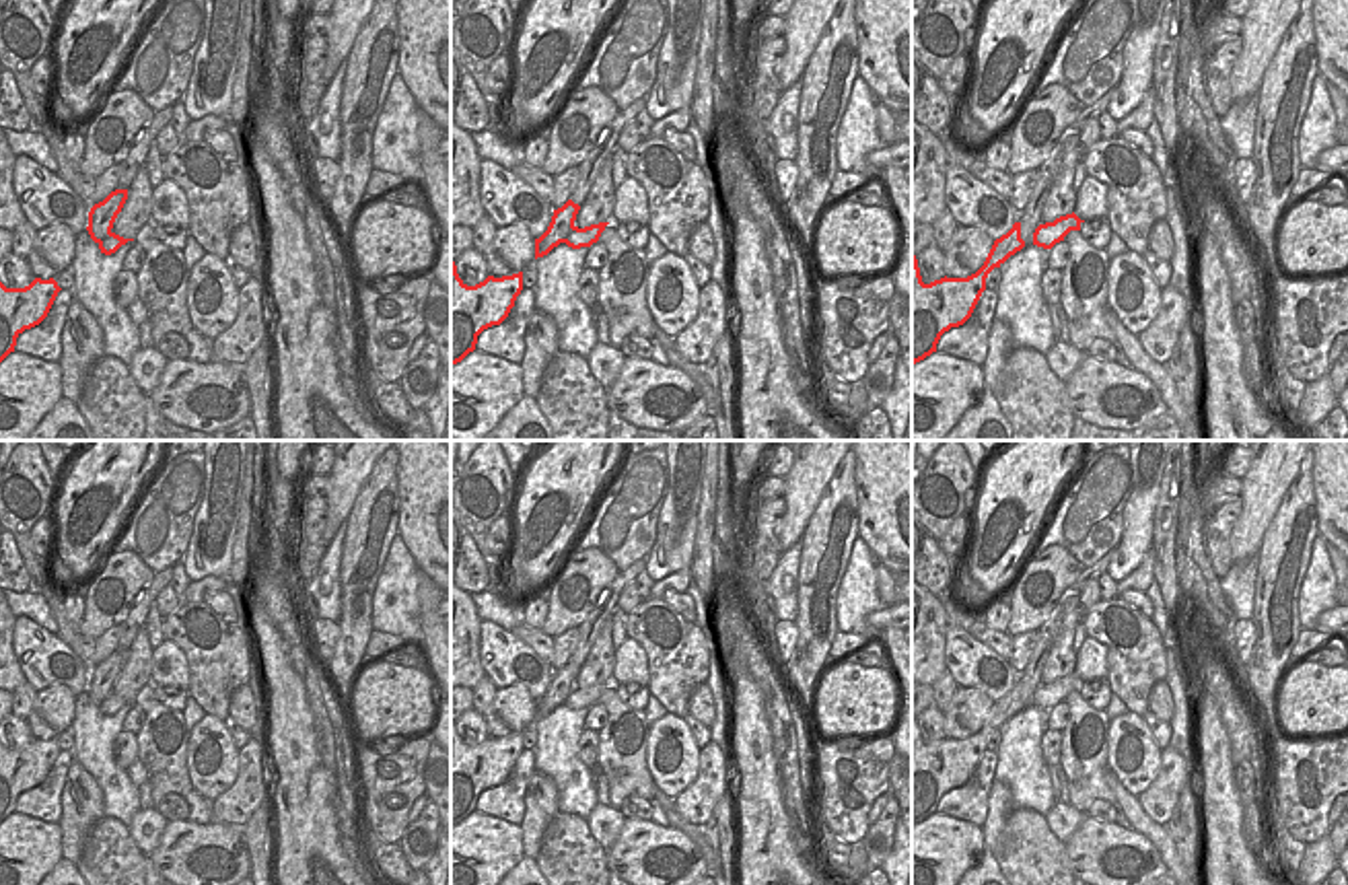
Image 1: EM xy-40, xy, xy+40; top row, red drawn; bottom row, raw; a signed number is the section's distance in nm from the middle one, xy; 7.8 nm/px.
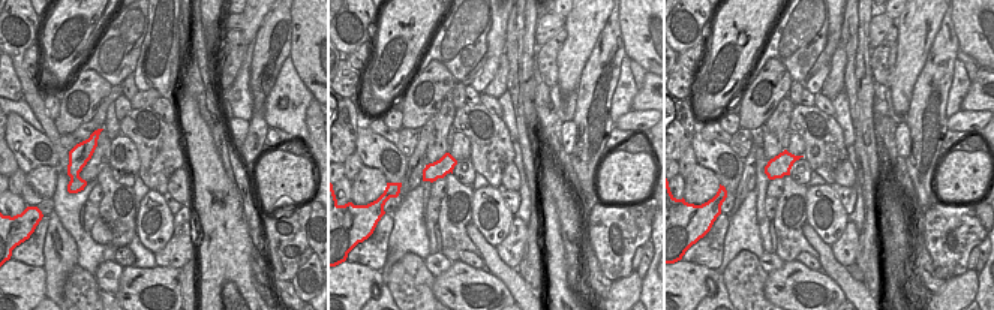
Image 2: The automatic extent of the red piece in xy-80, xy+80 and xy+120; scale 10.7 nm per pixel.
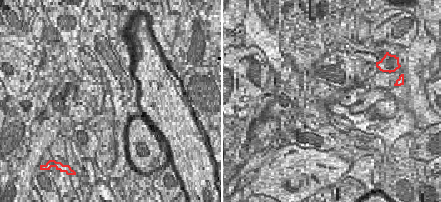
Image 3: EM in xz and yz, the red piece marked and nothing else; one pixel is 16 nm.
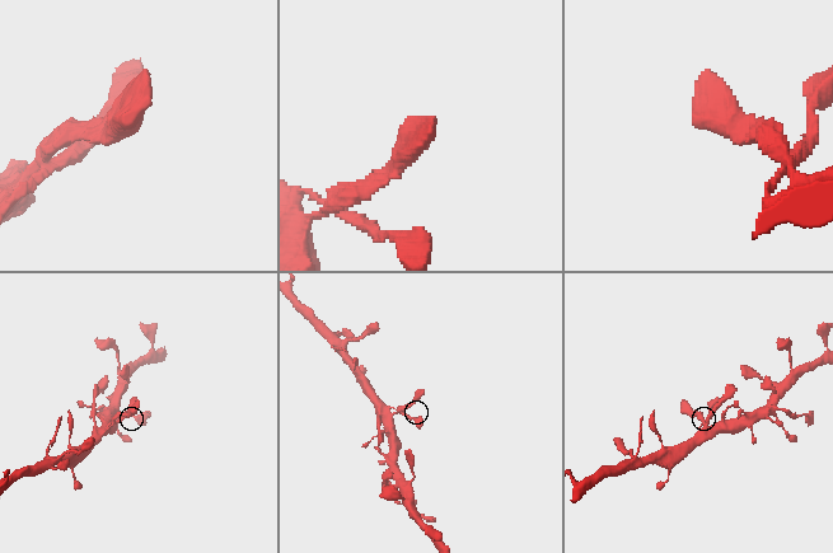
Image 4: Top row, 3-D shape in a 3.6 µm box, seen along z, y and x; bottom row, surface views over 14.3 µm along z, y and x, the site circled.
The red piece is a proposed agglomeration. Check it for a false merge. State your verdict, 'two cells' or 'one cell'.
one cell

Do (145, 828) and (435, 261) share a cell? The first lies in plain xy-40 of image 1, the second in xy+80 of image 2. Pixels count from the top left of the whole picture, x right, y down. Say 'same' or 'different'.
same

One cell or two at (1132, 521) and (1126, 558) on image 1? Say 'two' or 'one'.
one

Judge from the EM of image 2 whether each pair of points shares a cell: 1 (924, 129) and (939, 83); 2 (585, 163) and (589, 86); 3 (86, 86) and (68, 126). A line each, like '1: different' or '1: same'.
1: same
2: same
3: same

